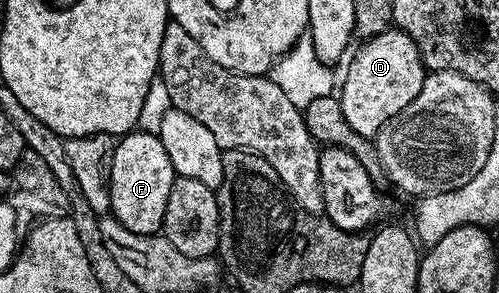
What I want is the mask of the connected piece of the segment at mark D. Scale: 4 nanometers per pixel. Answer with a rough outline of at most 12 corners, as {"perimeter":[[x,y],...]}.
{"perimeter":[[409,34],[364,39],[337,95],[373,138],[417,94],[425,69]]}

